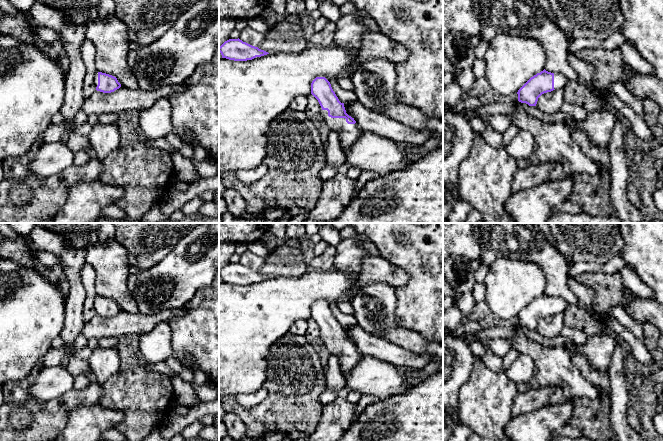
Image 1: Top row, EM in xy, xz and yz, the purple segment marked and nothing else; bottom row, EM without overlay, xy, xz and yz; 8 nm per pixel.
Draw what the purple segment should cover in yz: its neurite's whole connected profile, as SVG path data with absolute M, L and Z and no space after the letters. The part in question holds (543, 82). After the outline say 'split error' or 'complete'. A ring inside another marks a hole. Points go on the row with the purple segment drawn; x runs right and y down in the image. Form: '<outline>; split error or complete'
M545 69L531 77L517 92L518 101L536 106L538 98L555 89L565 89L569 79L560 73L551 73Z; split error

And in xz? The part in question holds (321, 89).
M316 77L311 83L311 94L320 104L319 114L331 131L338 134L341 149L347 152L364 134L354 118L346 113L344 103L341 103L333 91L330 82L325 77Z; split error

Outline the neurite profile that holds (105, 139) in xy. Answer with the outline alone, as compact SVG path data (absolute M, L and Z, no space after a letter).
M115 123L95 125L87 138L96 152L96 158L100 161L118 150L121 143L119 130Z

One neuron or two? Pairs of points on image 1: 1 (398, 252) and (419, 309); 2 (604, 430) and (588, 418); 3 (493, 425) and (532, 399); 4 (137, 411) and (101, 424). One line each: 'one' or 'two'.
1: one
2: one
3: two
4: two

